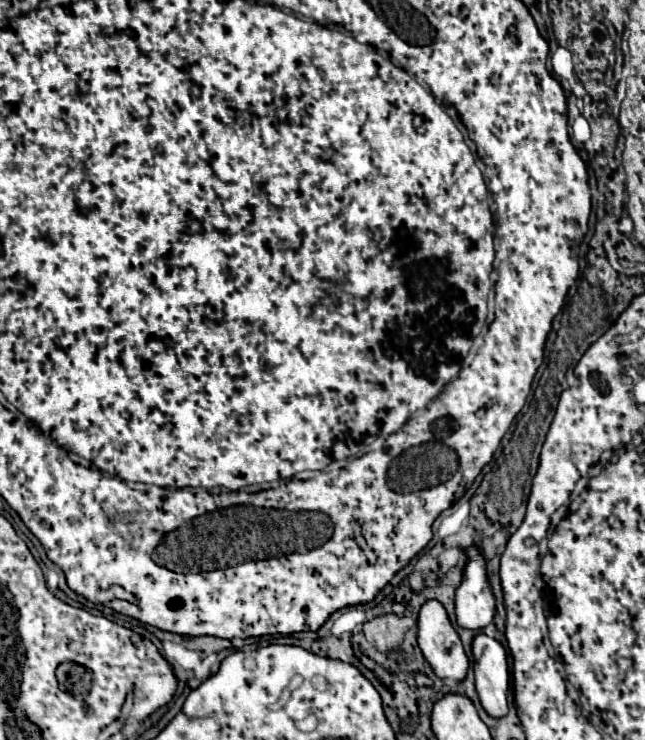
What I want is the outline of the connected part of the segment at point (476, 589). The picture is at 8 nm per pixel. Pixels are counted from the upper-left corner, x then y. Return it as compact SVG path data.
M467 547L467 555L469 555L469 563L465 567L465 577L463 577L463 583L459 585L459 591L455 593L455 617L457 617L459 627L477 631L477 629L485 629L493 621L495 597L489 587L483 555L479 553L477 547Z

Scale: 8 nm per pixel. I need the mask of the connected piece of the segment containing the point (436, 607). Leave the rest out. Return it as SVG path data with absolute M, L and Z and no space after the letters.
M427 601L423 607L421 607L421 613L419 613L419 635L417 635L417 641L419 641L419 647L425 655L425 659L429 661L429 665L433 667L435 675L441 677L441 679L453 679L453 681L463 681L465 675L467 675L467 669L469 669L469 659L465 655L465 649L461 645L461 639L459 635L455 633L447 613L443 611L443 605L439 601Z

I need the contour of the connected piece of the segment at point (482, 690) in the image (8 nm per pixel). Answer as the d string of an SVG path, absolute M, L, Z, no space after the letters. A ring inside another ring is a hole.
M483 633L473 641L475 657L475 687L483 709L491 717L507 715L507 689L509 689L509 665L503 645Z

